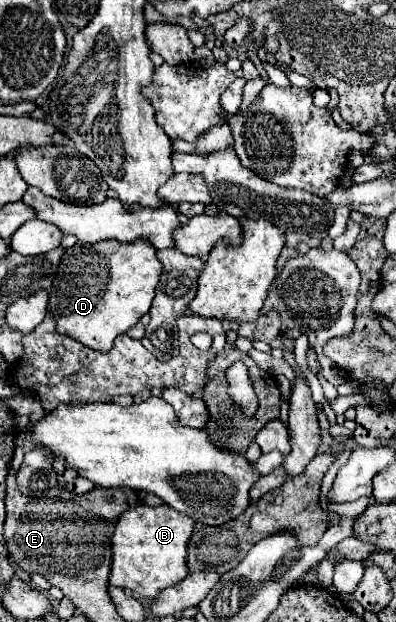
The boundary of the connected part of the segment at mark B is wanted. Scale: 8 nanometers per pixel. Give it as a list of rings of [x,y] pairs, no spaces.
[[[138,504],[124,512],[112,534],[112,566],[110,566],[110,584],[130,590],[142,600],[156,598],[164,588],[170,588],[188,576],[184,564],[188,540],[194,532],[194,520],[184,512],[162,506]]]

